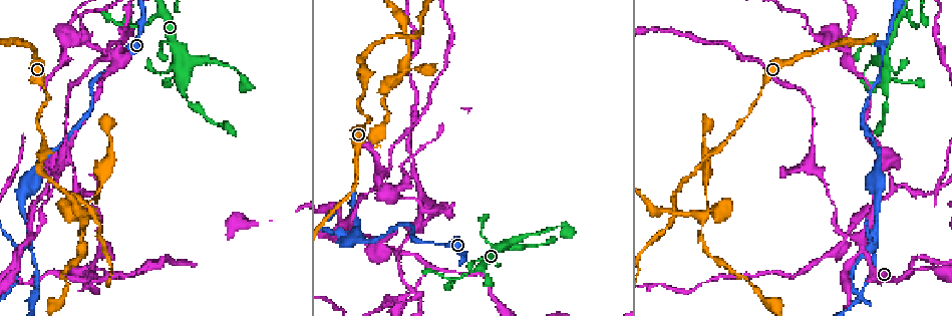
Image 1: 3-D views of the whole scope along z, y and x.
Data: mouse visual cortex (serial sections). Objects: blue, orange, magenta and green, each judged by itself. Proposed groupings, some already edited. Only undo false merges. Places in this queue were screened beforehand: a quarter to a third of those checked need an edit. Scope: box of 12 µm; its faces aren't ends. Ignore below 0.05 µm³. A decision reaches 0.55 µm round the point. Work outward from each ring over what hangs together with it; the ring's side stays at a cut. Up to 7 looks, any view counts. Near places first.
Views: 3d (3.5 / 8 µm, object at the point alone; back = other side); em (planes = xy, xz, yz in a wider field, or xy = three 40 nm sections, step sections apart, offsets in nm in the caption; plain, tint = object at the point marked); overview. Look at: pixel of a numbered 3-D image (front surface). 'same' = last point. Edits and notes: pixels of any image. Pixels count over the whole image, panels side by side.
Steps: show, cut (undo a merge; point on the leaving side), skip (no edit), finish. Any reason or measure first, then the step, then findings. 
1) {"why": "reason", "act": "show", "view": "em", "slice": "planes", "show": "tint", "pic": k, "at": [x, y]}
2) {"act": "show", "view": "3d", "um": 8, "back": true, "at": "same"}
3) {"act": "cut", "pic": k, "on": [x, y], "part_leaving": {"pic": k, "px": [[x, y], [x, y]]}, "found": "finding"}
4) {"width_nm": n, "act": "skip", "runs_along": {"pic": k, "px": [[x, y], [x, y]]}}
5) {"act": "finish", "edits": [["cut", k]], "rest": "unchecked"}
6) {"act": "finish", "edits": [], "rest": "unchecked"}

{"why": "a fork", "act": "show", "view": "3d", "um": 3.5, "pic": 1, "at": [111, 276]}

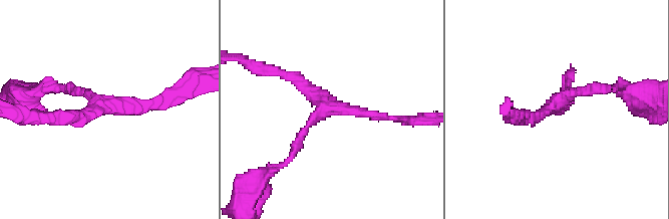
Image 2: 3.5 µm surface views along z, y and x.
{"arms": 3, "arm_widths_nm": [150, 150, 200], "act": "show", "view": "em", "slice": "xy", "step": 1, "show": "tint", "pic": 2, "at": [324, 103]}

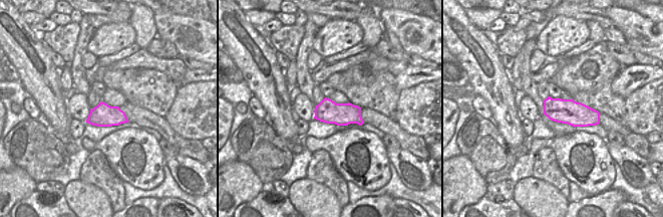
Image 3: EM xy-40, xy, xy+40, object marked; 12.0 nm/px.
{"why": "cut it another way", "act": "show", "view": "em", "slice": "xy", "step": 5, "show": "tint", "at": "same"}

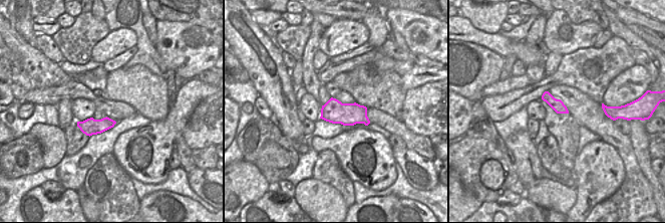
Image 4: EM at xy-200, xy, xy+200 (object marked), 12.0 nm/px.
{"act": "skip", "found": "one cell here"}

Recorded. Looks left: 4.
{"why": "looks like a crossing", "act": "show", "view": "3d", "um": 3.5, "pic": 1, "at": [21, 245]}

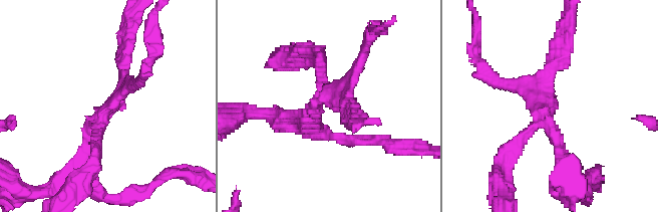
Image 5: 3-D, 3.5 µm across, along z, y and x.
{"arms": 4, "arm_widths_nm": [150, 200, 200, 200], "act": "show", "view": "em", "slice": "xy", "step": 3, "show": "plain", "pic": 5, "at": [331, 96]}

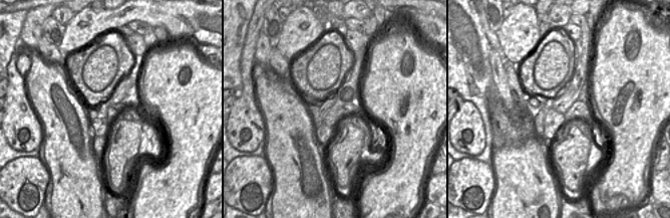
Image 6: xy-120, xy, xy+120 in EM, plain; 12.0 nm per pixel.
{"act": "show", "view": "em", "slice": "xy", "step": 3, "show": "tint", "at": "same"}

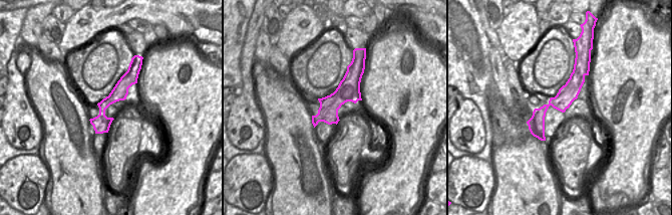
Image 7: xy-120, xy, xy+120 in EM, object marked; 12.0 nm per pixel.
{"act": "cut", "pic": 5, "on": [123, 61], "part_leaving": {"pic": 5, "px": [[99, 118], [123, 83], [126, 28]]}, "found": "a second cell is stuck on"}

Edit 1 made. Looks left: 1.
{"act": "finish", "edits": [["cut", 5]], "rest": "unchecked"}

